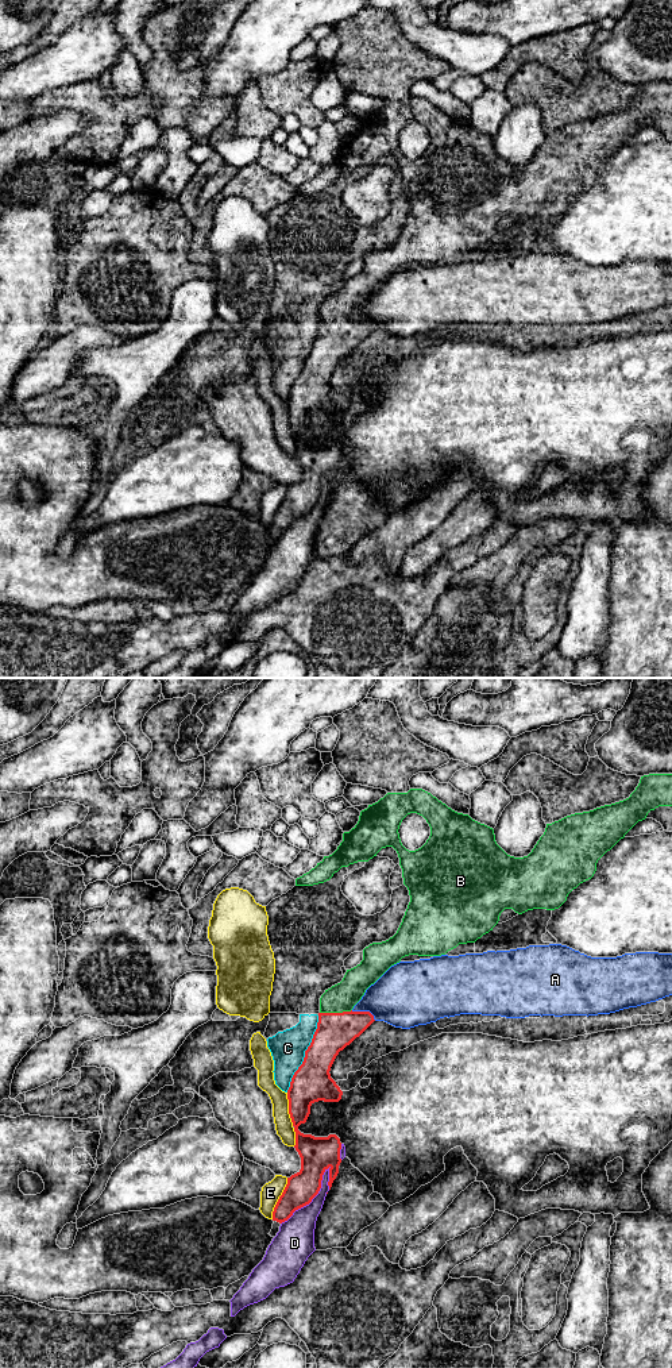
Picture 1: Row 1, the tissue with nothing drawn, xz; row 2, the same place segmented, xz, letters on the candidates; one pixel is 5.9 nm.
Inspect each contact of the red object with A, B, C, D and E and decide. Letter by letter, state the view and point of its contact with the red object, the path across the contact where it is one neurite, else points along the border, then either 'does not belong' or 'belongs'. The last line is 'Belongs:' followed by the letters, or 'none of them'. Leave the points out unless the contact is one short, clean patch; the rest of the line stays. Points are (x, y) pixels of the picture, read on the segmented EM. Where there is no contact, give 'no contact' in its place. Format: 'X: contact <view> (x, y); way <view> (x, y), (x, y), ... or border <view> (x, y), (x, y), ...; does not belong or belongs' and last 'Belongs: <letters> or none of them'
A: contact xz (365, 1012); does not belong
B: contact xz (335, 1013); way xz (335, 1031), (335, 1013), (336, 1004), (342, 997); belongs
C: contact xz (305, 1054); does not belong
D: contact xz (313, 1197); does not belong
E: contact xz (280, 1198); does not belong
Belongs: B

